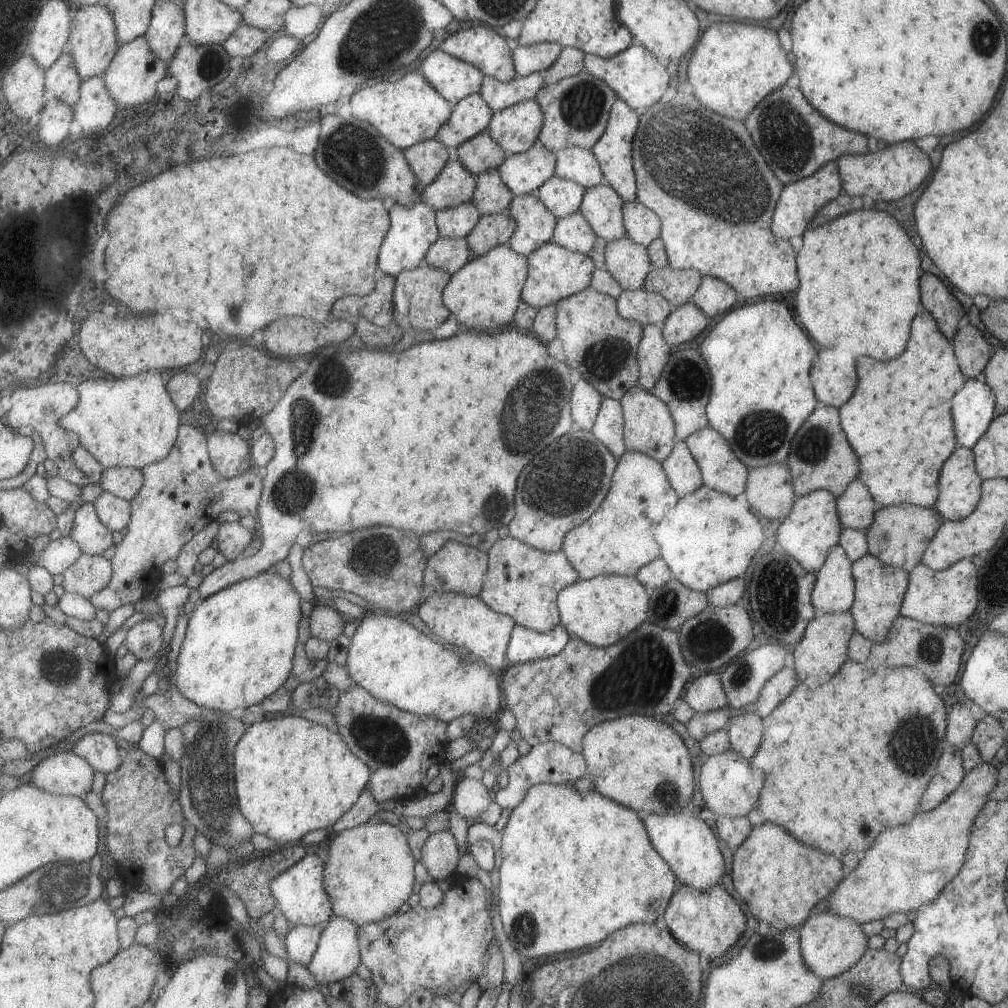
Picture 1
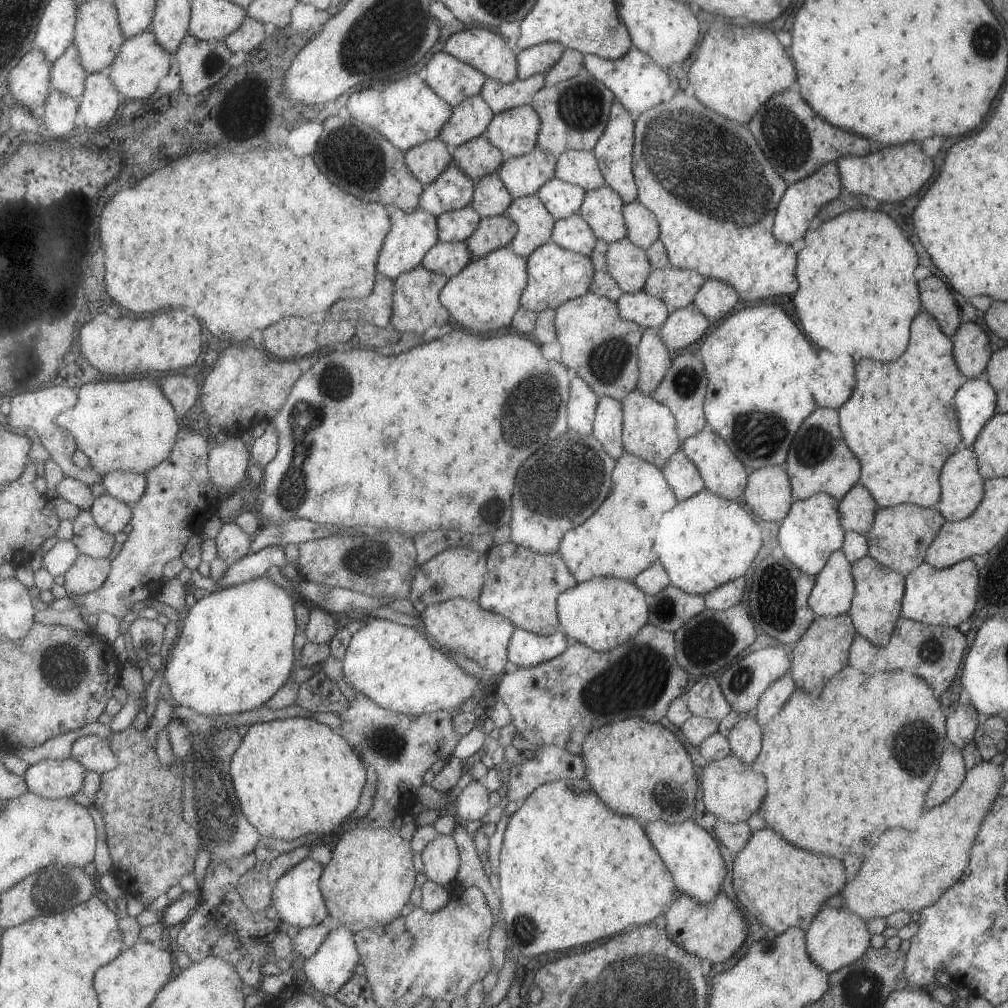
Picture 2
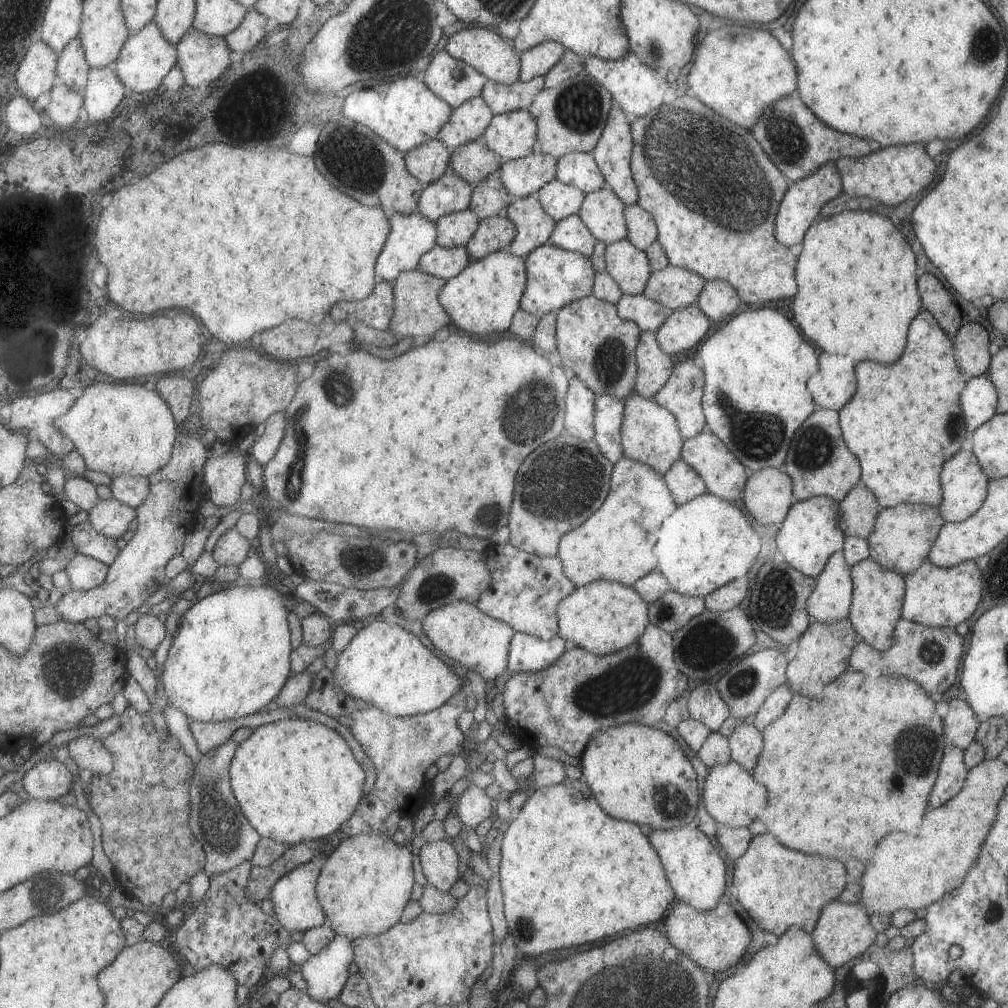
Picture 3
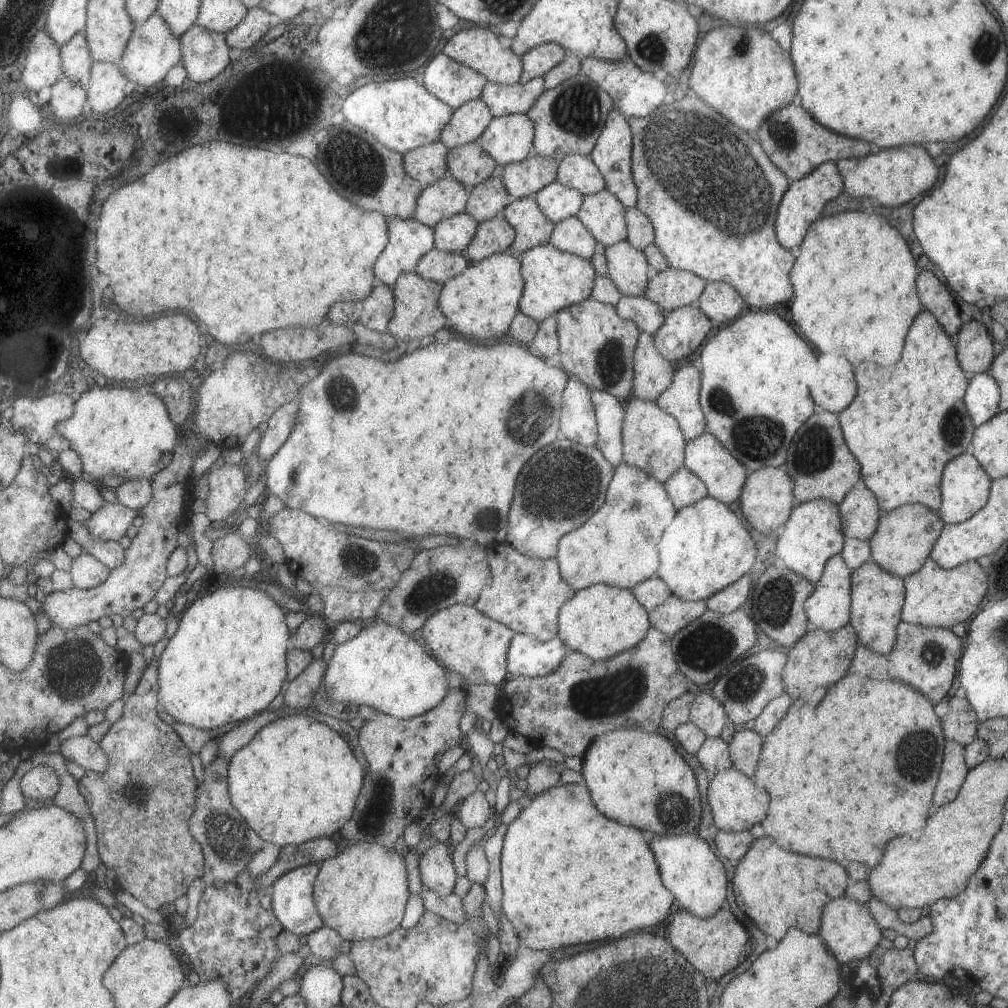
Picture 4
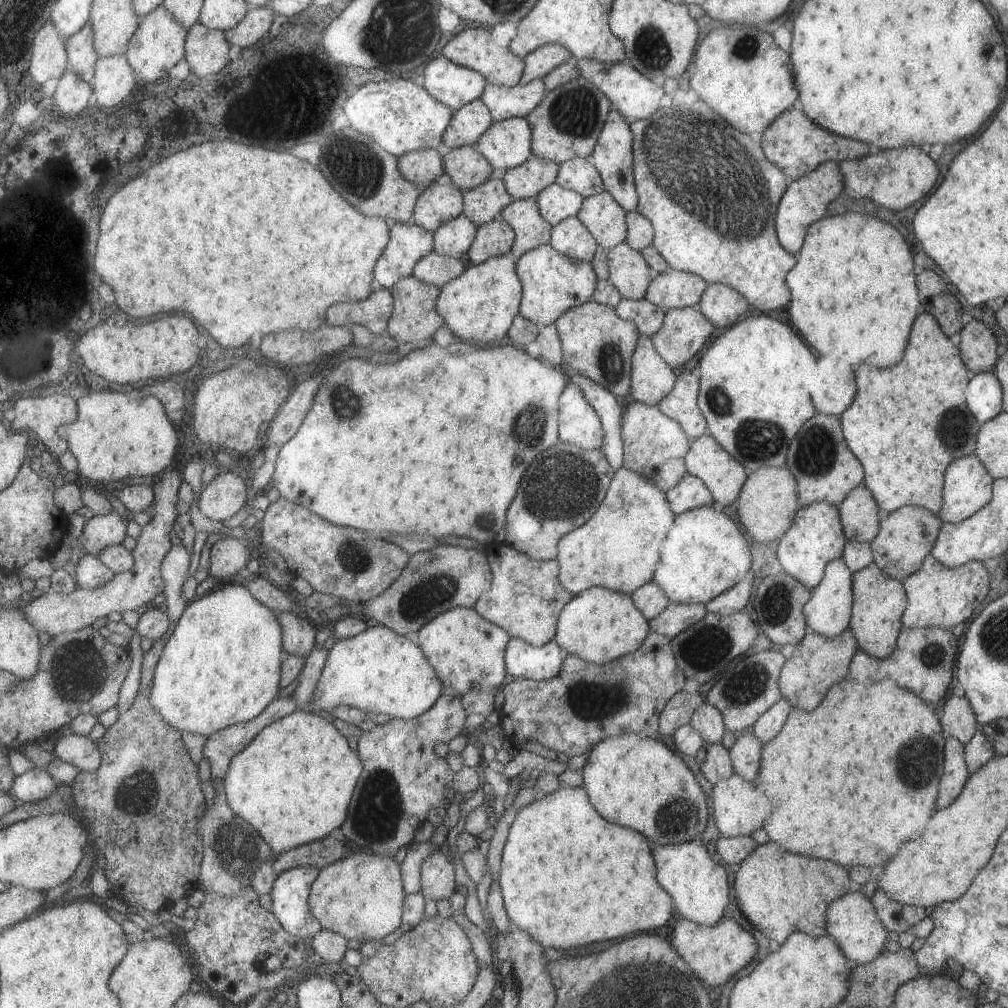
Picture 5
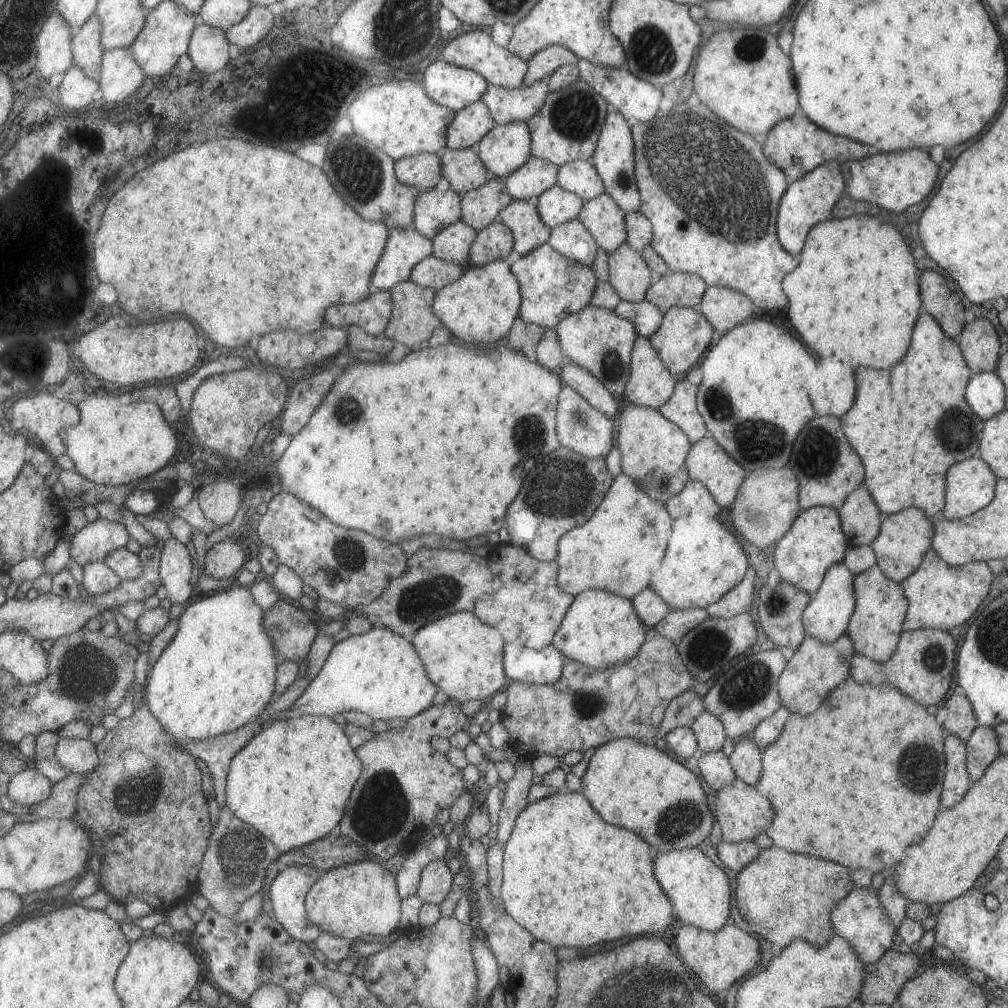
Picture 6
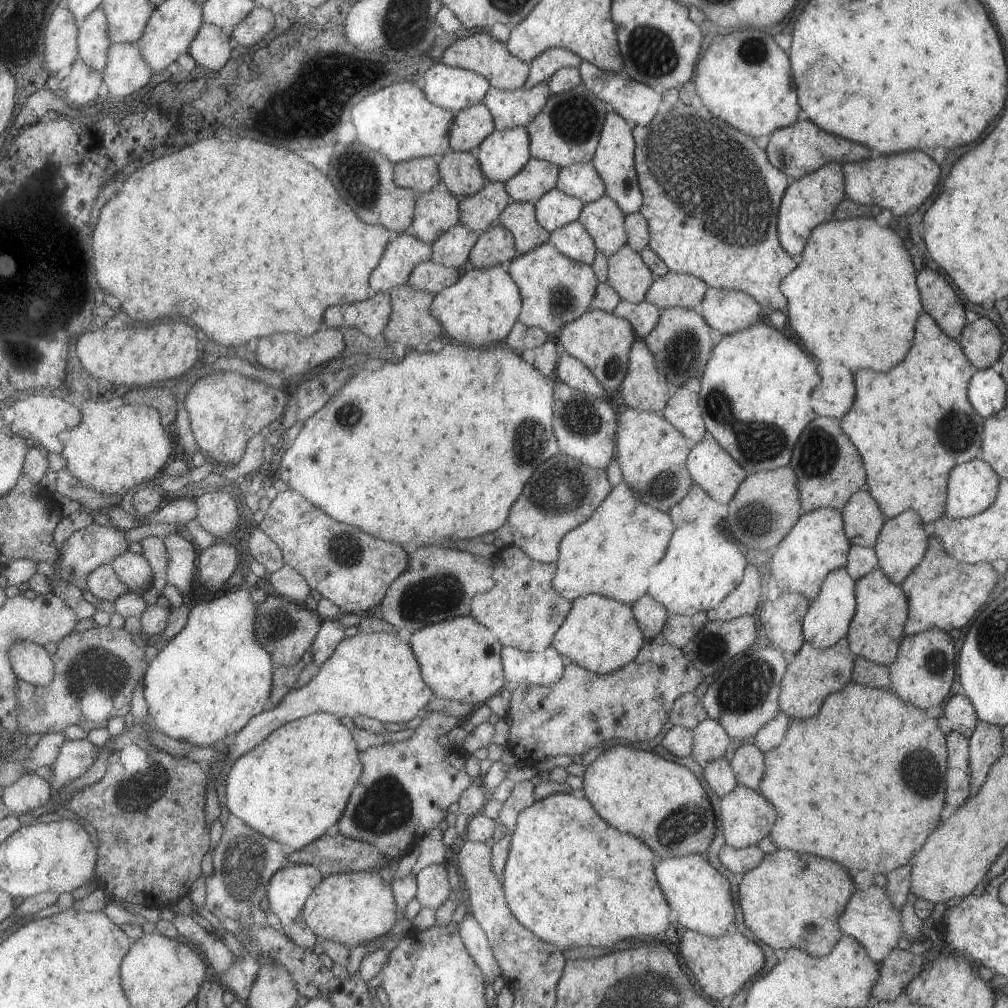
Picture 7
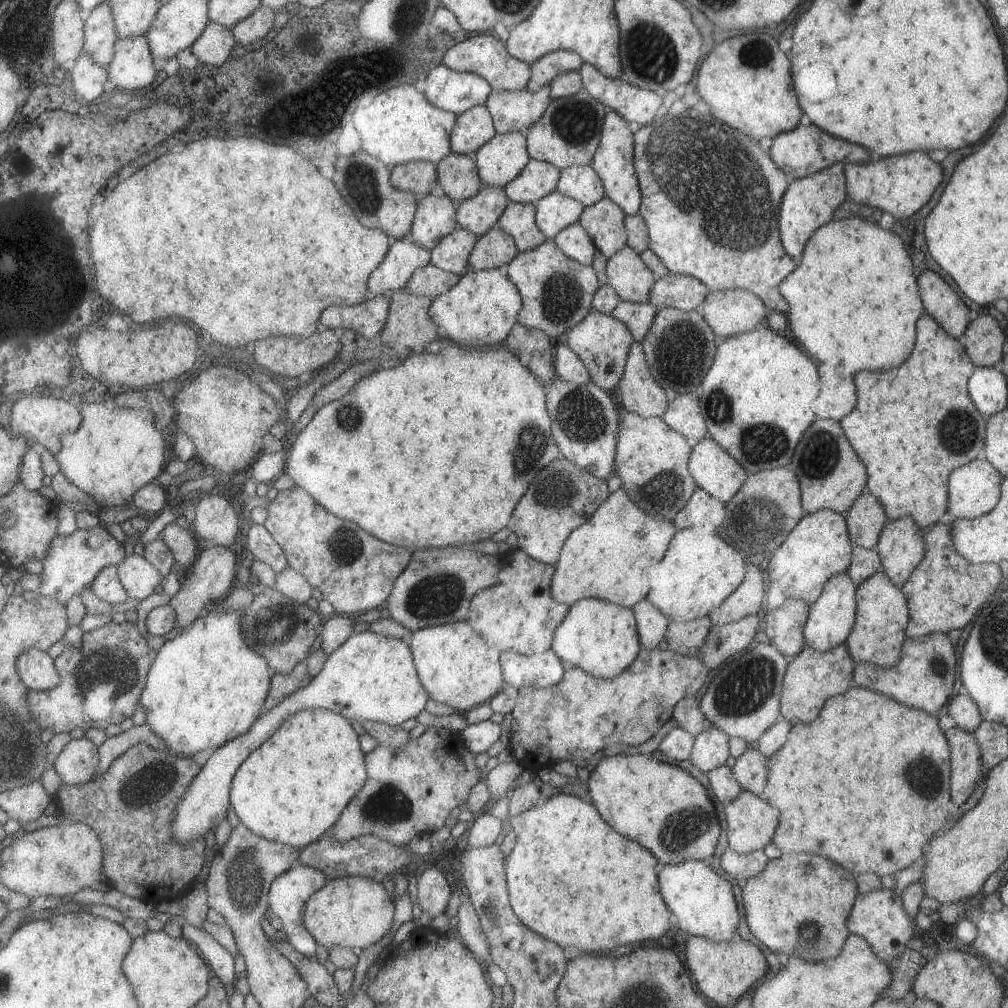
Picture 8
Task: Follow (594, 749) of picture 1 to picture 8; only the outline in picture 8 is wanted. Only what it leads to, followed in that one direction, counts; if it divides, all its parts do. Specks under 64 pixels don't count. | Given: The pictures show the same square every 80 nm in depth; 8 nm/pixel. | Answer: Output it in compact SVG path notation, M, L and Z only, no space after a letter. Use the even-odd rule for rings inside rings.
M613 755L605 757L590 769L586 782L588 795L599 816L621 836L637 842L657 858L658 866L685 861L705 861L715 850L719 840L719 822L706 789L690 774L675 765L654 760L650 755Z

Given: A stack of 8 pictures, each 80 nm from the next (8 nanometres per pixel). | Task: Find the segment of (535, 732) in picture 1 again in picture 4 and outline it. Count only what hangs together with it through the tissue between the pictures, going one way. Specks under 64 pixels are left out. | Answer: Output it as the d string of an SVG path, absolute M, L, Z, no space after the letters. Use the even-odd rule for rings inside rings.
M651 626L647 629L645 636L634 647L616 654L615 656L609 657L608 659L594 661L587 658L584 654L575 651L567 652L567 655L565 655L563 660L561 660L561 664L559 664L551 674L542 677L524 677L523 675L514 677L509 676L503 684L504 685L501 687L502 691L500 693L499 703L497 705L496 716L506 725L509 732L526 736L531 740L531 743L534 743L537 747L549 746L549 748L555 748L555 750L558 750L566 757L582 756L593 740L595 740L595 738L600 734L606 732L613 732L617 729L628 729L629 727L640 728L646 733L657 732L665 705L687 691L687 686L685 685L687 684L686 676L683 676L681 672L678 671L675 659L673 658L672 649L670 648L670 636L659 632Z

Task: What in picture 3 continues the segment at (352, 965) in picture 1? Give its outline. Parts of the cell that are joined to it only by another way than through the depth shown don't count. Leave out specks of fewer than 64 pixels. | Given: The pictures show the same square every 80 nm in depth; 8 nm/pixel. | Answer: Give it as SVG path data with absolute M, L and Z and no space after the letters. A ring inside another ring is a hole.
M335 935L319 953L310 955L302 964L300 970L305 980L305 992L315 1001L327 1003L332 998L337 998L348 977L347 966L352 960L353 949L348 938Z

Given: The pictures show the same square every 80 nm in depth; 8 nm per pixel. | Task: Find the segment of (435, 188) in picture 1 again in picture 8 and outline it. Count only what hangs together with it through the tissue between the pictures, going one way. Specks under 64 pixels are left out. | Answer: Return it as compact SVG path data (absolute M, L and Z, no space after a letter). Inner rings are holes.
M445 195L418 196L408 239L430 252L444 236L457 228L455 206L456 203Z

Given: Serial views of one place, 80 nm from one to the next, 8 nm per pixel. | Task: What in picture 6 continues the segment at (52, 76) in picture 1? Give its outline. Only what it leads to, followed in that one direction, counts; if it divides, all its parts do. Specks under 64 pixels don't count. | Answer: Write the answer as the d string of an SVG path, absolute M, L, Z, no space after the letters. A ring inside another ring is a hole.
M95 14L73 38L75 60L91 78L99 78L103 70L106 50L102 43L102 34L101 19Z

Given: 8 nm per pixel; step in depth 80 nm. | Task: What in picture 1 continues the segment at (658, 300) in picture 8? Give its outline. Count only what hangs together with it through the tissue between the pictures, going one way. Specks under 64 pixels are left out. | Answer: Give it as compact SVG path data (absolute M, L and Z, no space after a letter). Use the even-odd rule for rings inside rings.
M667 265L660 269L652 268L642 288L659 293L674 308L691 301L701 277L702 274L693 269L674 269Z

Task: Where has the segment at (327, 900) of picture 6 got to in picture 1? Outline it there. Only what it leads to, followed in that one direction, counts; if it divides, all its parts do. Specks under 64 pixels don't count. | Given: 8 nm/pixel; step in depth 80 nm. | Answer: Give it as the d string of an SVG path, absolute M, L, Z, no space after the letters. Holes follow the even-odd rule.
M369 820L364 824L334 833L328 847L329 856L324 863L323 888L331 900L333 915L349 920L359 927L363 924L384 920L387 916L396 914L399 906L405 903L412 894L415 860L411 856L406 836L394 824Z

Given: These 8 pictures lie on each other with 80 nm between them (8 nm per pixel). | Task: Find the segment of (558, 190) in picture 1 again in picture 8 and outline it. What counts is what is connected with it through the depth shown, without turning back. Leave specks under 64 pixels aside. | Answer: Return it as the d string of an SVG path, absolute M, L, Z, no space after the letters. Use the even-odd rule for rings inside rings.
M556 190L534 203L534 221L546 239L552 239L557 232L570 224L577 223L584 206Z

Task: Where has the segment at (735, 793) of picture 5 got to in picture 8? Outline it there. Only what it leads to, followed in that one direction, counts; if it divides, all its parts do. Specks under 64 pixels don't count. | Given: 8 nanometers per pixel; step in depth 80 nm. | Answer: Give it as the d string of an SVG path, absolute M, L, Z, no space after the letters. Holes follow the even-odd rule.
M741 791L740 795L724 807L727 823L728 848L737 854L747 854L751 851L762 850L772 842L771 836L777 828L777 808L765 802L761 797Z

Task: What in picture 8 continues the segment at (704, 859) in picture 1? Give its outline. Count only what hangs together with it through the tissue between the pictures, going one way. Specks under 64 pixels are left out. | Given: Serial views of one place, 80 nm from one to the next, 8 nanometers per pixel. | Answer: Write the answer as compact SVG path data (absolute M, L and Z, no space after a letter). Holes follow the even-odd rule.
M690 860L674 865L658 866L659 892L667 908L677 918L676 929L683 934L710 941L729 942L737 936L740 919L732 886L722 879L705 861Z

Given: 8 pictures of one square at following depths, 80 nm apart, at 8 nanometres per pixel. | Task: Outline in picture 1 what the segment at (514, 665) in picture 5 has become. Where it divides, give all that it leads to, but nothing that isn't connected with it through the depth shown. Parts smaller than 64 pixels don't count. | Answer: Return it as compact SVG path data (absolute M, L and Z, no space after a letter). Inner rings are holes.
M513 625L506 648L506 660L511 665L533 662L555 656L569 642L569 633L557 625L546 633Z

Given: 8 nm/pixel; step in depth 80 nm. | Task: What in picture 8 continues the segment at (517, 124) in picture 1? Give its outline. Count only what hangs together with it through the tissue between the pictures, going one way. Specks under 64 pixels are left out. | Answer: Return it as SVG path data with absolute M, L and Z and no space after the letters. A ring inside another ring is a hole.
M495 133L473 154L482 184L504 187L529 162L525 133Z

